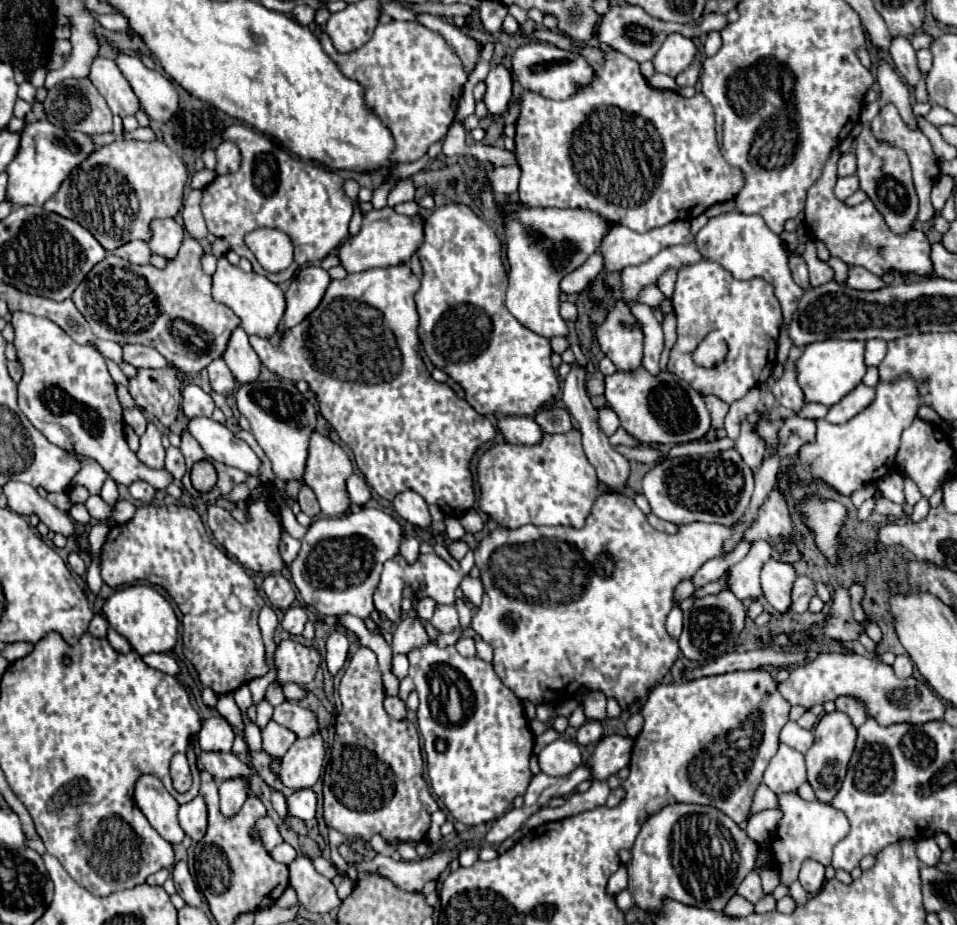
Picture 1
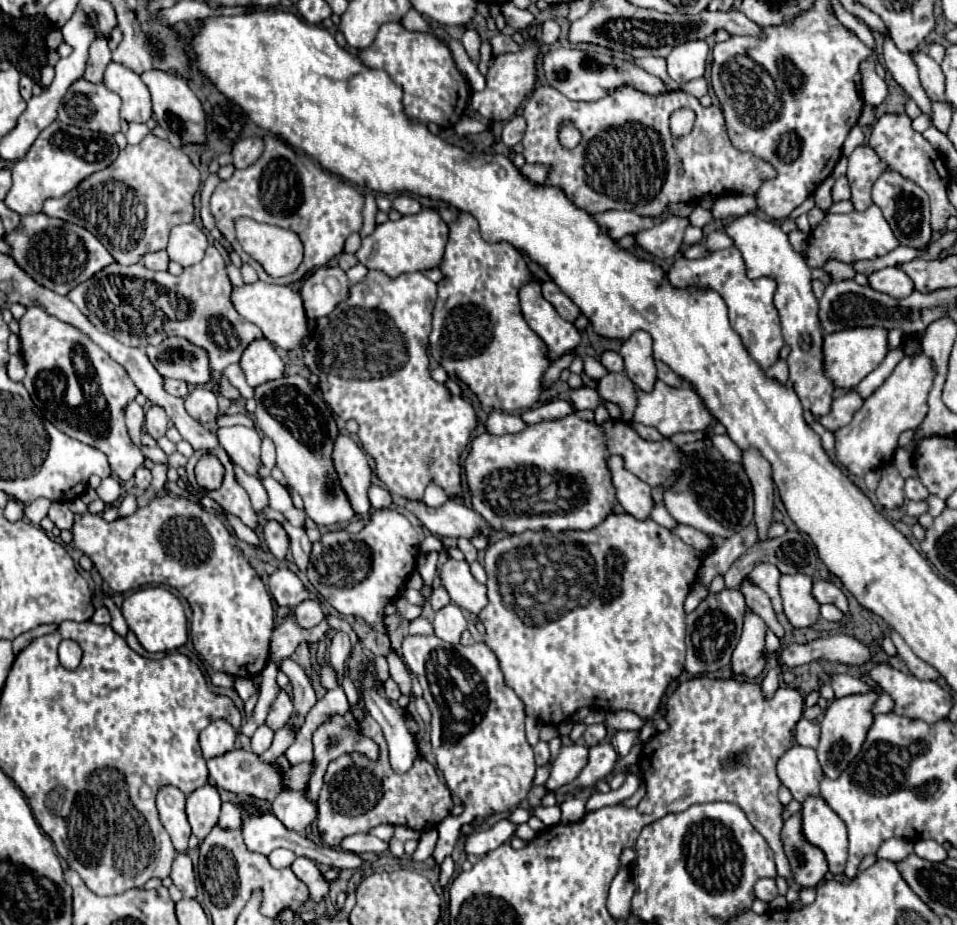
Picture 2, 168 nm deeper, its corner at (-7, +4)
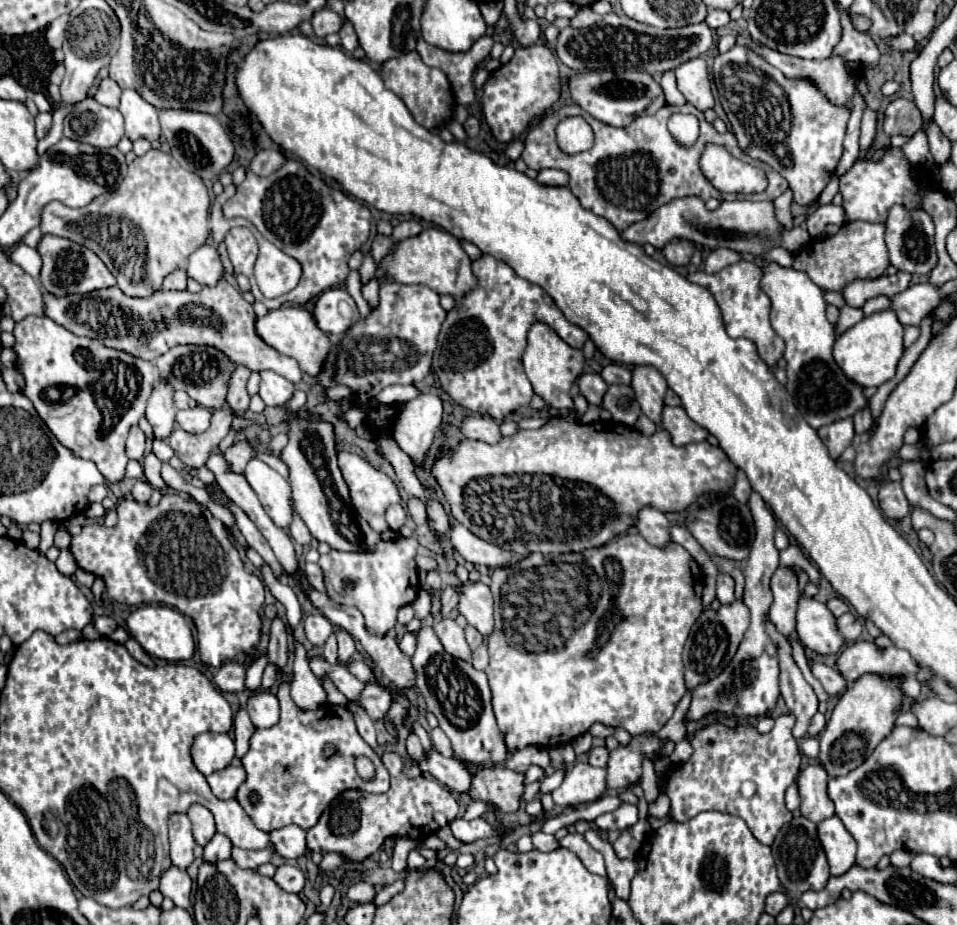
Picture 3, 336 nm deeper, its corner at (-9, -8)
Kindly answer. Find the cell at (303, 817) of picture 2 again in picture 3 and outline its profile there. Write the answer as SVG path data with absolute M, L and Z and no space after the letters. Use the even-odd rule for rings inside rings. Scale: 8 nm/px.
M287 825L271 831L275 851L285 859L297 859L307 851L307 831L299 825Z

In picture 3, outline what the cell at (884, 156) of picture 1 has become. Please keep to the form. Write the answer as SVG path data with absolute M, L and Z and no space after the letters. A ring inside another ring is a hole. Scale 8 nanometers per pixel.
M893 205L885 221L885 243L889 247L891 265L909 273L929 273L937 265L937 253L933 245L933 219L923 209L907 209L905 205Z

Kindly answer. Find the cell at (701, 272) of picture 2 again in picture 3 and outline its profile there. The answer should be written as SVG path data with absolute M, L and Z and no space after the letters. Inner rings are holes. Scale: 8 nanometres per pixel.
M739 261L735 265L729 265L725 269L721 269L719 273L707 275L705 271L693 271L687 275L687 279L691 283L703 285L707 287L715 299L717 305L723 313L723 321L725 321L725 329L727 333L737 339L737 337L745 337L749 341L755 343L759 357L769 365L771 371L775 371L777 361L783 357L785 351L785 343L781 337L777 337L777 333L773 331L771 323L769 323L769 311L771 311L771 301L769 297L759 289L759 279L761 279L761 265L753 263L753 261Z

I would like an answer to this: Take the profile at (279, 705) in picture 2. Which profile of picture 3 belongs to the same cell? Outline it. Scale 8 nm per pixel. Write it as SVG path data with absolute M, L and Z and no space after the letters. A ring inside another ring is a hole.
M259 691L249 697L247 713L257 729L269 729L279 723L279 699L269 691Z

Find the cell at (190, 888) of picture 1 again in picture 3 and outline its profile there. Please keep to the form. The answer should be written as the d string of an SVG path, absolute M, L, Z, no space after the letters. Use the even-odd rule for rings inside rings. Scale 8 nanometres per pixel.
M169 867L161 875L159 891L169 897L177 907L189 909L191 907L191 877L187 871L179 867Z

